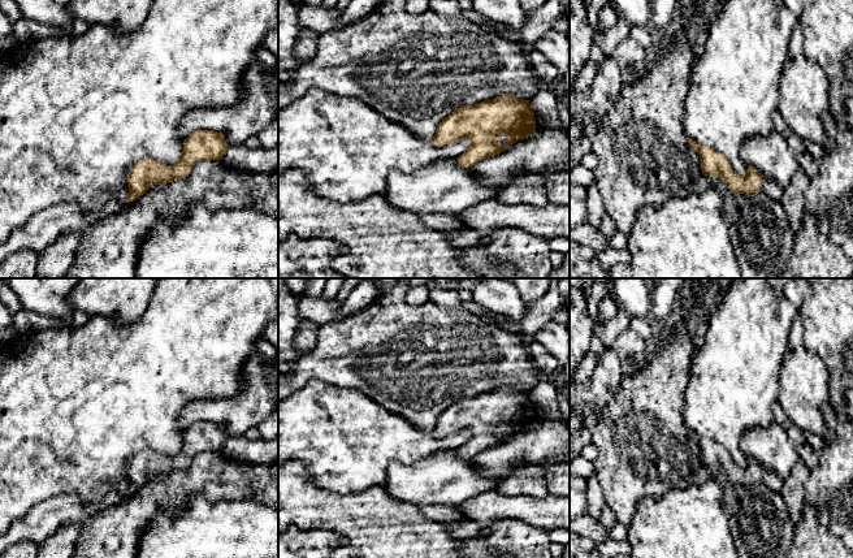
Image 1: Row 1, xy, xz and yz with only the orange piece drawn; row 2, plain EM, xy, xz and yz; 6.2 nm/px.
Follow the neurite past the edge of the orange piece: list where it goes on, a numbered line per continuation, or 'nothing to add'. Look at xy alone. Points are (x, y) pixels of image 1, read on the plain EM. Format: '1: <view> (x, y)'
1: xy (47, 517)

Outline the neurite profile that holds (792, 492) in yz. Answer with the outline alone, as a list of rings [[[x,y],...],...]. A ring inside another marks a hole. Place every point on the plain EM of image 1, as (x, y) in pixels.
[[[800,459],[792,468],[792,473],[783,481],[783,486],[779,490],[793,522],[800,519],[805,507],[805,485],[809,473],[810,468]]]

